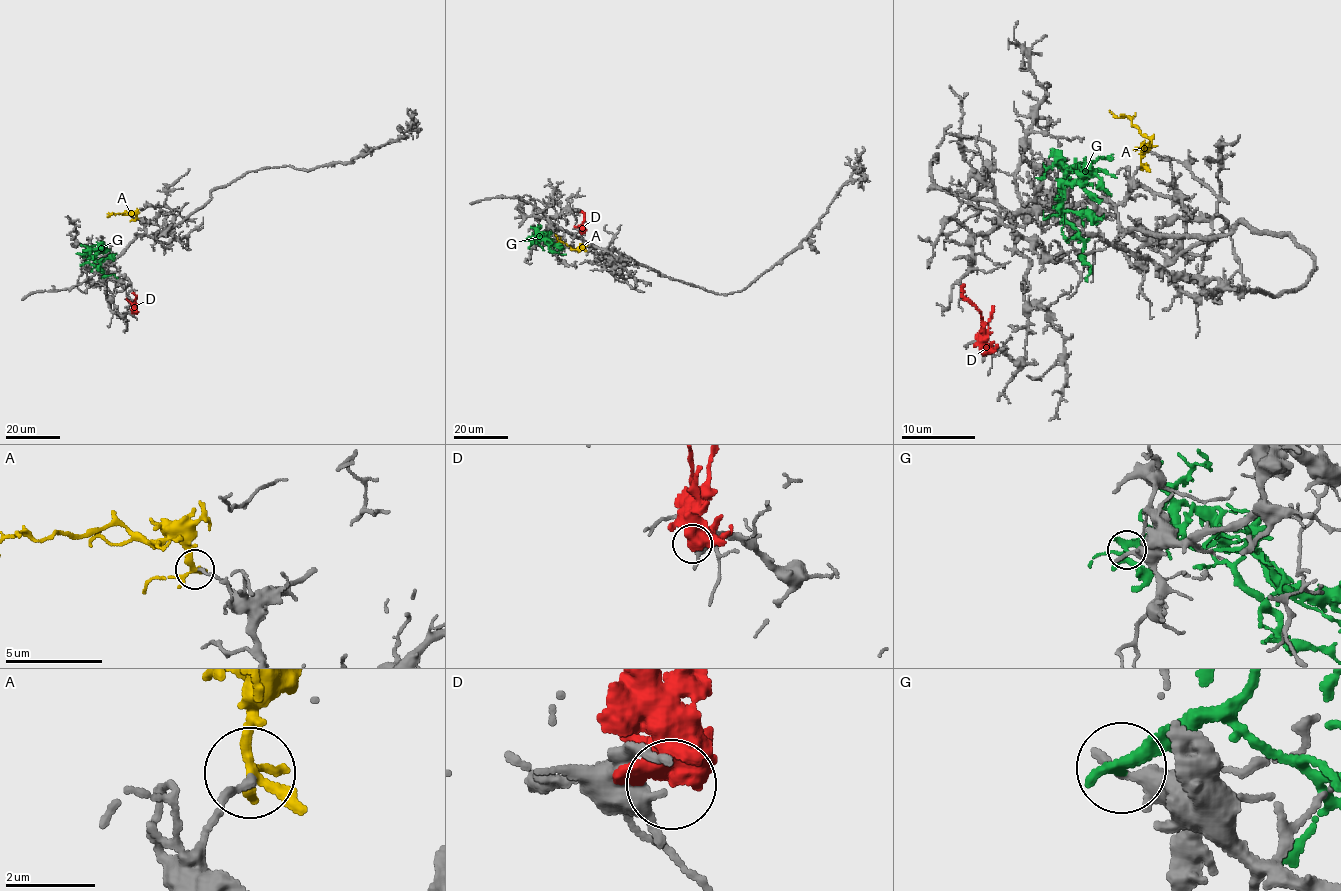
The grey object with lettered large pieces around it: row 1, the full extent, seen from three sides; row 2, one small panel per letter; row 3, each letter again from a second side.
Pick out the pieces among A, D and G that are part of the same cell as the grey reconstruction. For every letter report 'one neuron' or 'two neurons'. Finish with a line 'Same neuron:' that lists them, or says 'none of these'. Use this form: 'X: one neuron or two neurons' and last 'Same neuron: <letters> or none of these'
A: two neurons
D: two neurons
G: two neurons
Same neuron: none of these

